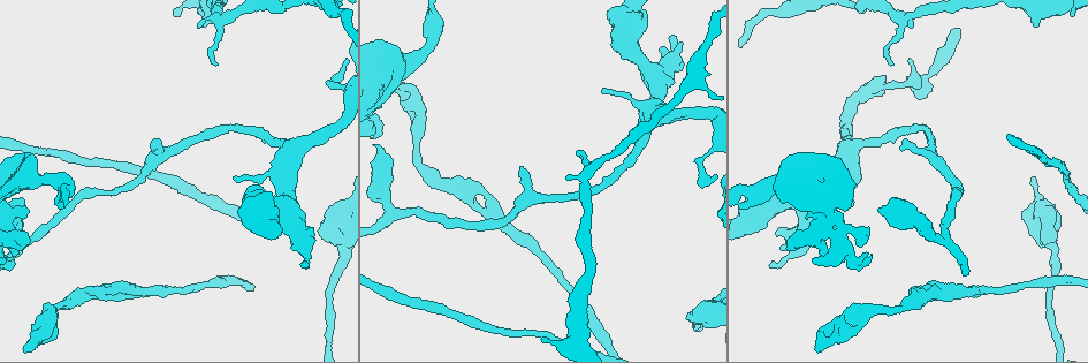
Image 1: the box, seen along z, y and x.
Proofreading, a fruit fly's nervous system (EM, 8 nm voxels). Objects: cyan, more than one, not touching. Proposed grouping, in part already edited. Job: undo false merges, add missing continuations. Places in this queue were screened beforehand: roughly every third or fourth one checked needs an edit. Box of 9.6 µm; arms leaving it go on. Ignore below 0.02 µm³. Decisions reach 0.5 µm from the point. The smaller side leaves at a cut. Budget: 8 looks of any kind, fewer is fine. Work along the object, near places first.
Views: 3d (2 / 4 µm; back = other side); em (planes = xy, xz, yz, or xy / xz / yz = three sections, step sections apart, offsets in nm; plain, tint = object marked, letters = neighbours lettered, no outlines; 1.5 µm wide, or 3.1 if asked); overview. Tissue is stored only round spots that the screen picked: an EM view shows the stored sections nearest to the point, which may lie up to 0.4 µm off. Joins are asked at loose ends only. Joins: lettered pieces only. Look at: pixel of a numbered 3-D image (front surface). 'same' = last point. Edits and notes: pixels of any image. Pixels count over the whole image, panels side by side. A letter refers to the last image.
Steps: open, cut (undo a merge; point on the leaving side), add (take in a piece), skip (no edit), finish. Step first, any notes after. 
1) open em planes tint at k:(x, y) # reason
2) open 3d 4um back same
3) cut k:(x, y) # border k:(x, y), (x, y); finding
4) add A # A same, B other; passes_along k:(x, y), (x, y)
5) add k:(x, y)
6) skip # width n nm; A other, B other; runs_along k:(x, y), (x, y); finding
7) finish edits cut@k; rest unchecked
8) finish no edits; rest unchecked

open 3d 4um at 1:(412, 89) # touches itself

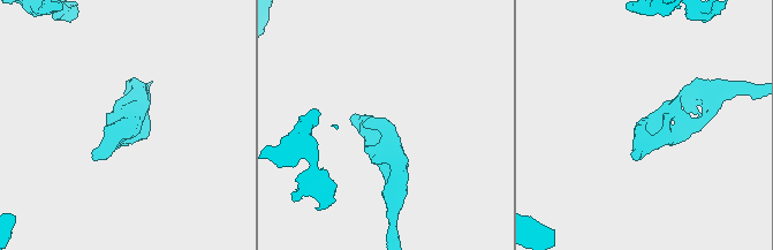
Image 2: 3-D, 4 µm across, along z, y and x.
open em planes plain at 2:(387, 128) # shape alone is not enough

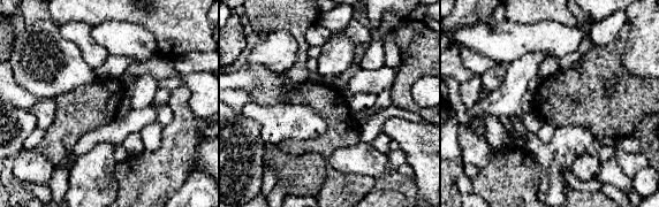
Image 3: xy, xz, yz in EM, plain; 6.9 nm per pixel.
open em planes letters same # see the neighbours

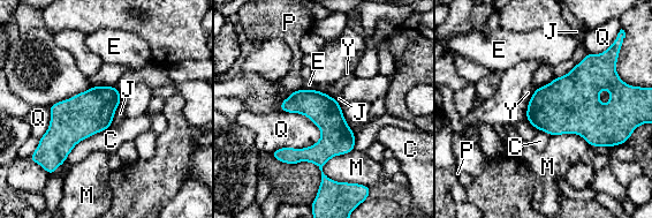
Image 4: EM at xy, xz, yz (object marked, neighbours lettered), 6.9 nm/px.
skip # width 220 nm; C other, E other, J other, M other, P other, Q other, Y other; border 4:(121, 103), (116, 107), (111, 126); one cell here

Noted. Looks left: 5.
open em xz step 8 letters at 1:(852, 205) # free end

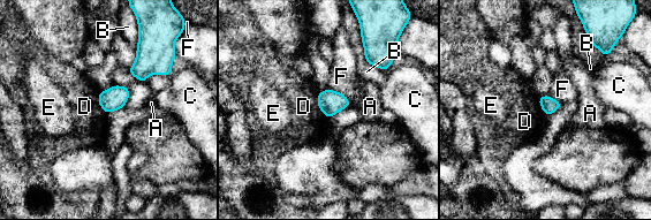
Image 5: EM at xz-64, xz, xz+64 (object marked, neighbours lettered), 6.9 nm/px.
open em planes letters same # cut it another way

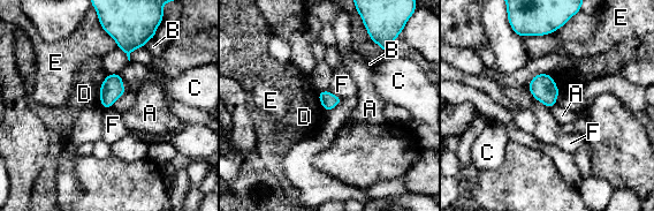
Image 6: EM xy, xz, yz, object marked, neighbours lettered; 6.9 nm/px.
skip # A other, B other, C other, D other, E other, F other; border 6:(555, 104), (550, 107); no lettered piece goes on from it

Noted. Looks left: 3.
open 3d 2um at 1:(29, 243) # free end

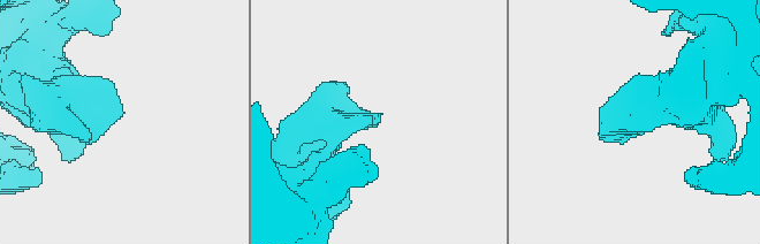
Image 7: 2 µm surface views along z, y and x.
open em planes letters at 7:(122, 116) # shape alone is not enough

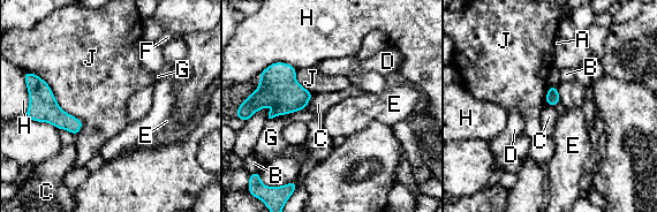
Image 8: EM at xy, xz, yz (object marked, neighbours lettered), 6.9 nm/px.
skip # longest_contact J 500 nm; A other, B other, C other, D other, E other, F other, G other, H other, J other; border 8:(302, 110), (269, 119); none of them fits

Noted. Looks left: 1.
finish no edits; rest unchecked

